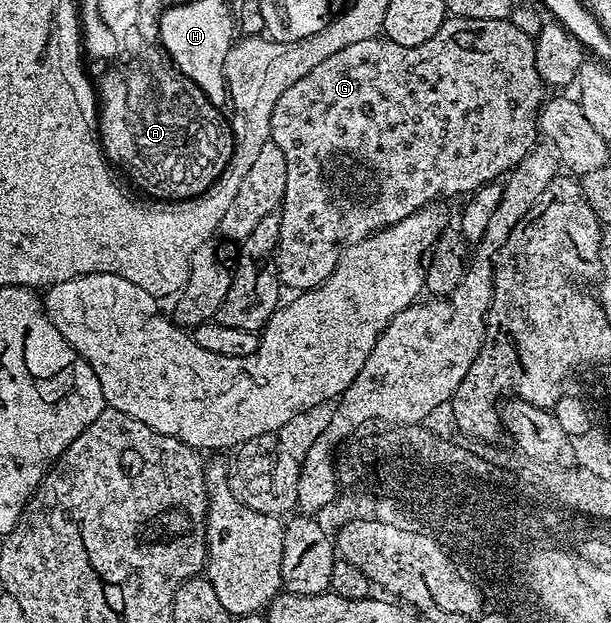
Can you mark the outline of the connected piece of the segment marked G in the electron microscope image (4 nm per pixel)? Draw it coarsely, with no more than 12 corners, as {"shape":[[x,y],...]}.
{"shape":[[512,19],[282,91],[281,286],[493,184],[546,86]]}

